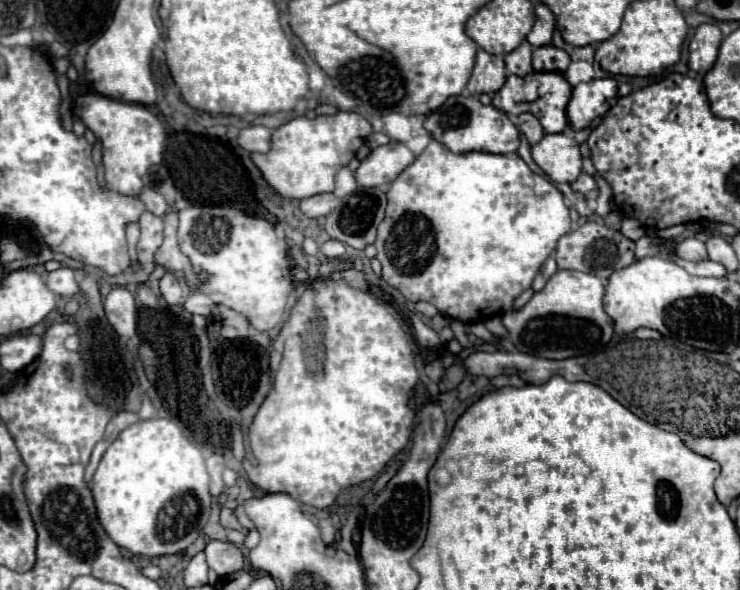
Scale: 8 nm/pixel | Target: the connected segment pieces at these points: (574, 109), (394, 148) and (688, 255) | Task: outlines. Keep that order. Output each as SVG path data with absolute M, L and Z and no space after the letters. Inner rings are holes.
M611 77L575 85L565 109L569 127L573 131L585 129L593 119L603 117L615 103L617 103L617 81Z
M387 143L373 149L357 167L355 179L363 187L377 187L391 183L411 161L415 153L403 143Z
M683 239L675 245L675 253L687 261L703 261L707 259L707 249L705 243L699 239Z

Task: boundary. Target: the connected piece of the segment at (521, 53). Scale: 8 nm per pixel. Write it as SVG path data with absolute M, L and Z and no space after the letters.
M527 41L521 43L521 47L517 47L517 51L511 51L509 55L505 55L507 71L513 73L513 75L519 75L519 77L525 77L525 75L533 73L531 55L533 55L533 47Z

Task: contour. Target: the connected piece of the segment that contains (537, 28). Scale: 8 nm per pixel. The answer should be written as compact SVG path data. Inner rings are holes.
M545 5L535 7L535 15L537 15L537 19L535 19L533 31L527 35L527 41L533 47L549 45L549 41L553 37L553 31L555 31L555 17L551 15L551 11Z

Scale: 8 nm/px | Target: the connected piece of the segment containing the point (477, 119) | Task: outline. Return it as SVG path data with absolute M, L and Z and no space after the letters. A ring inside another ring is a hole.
M449 97L449 119L447 109L441 107L427 115L425 129L453 153L485 151L485 153L515 153L519 149L519 129L507 117L507 113L495 109L493 105L483 105L477 97Z

